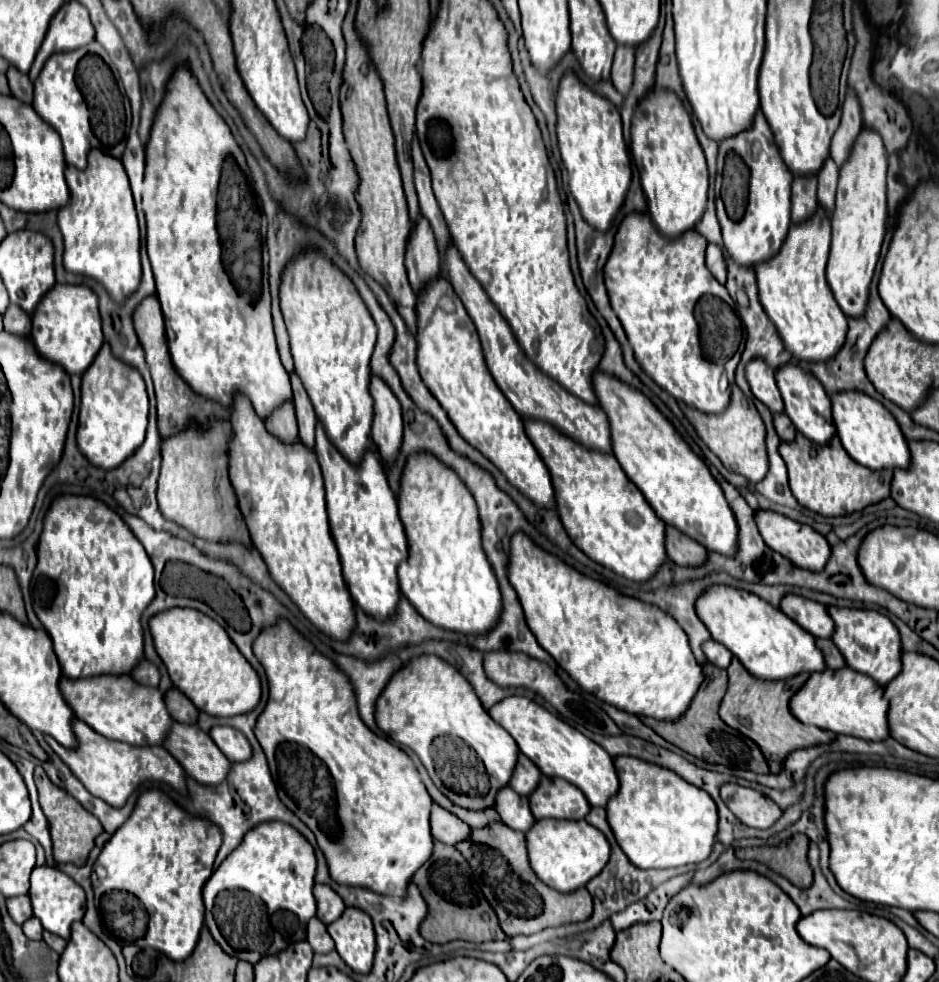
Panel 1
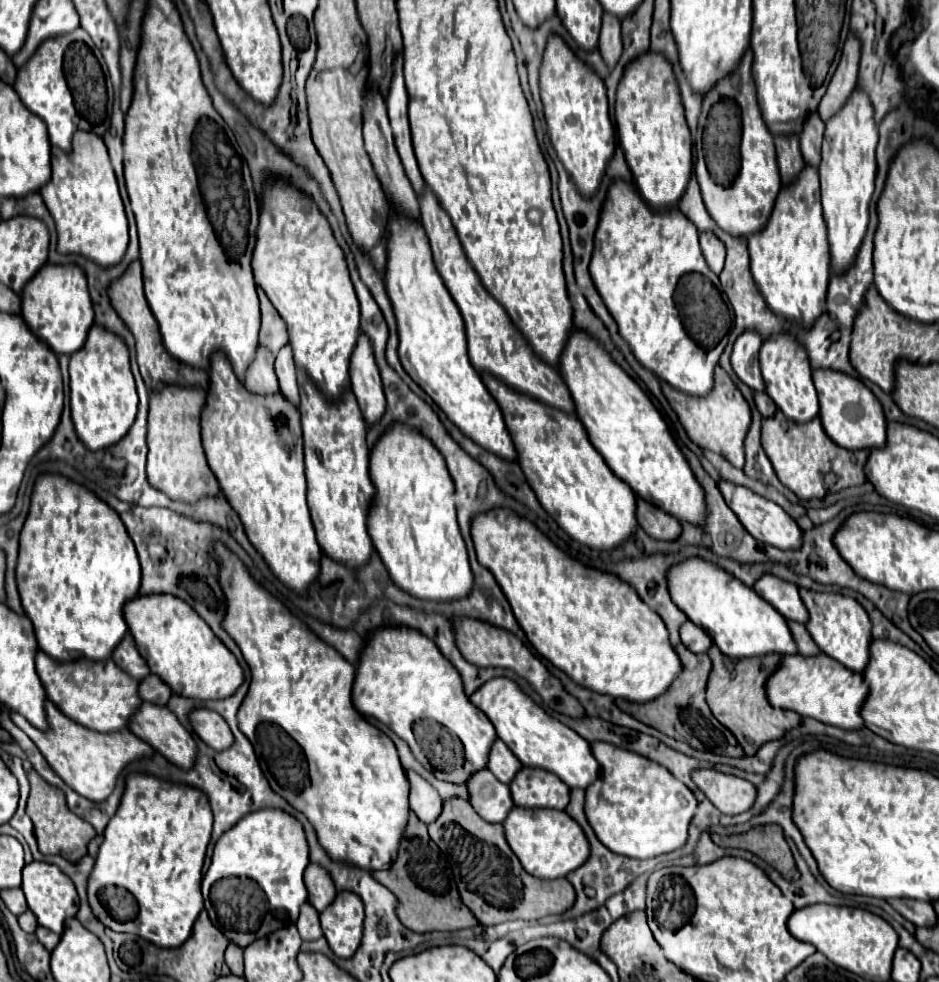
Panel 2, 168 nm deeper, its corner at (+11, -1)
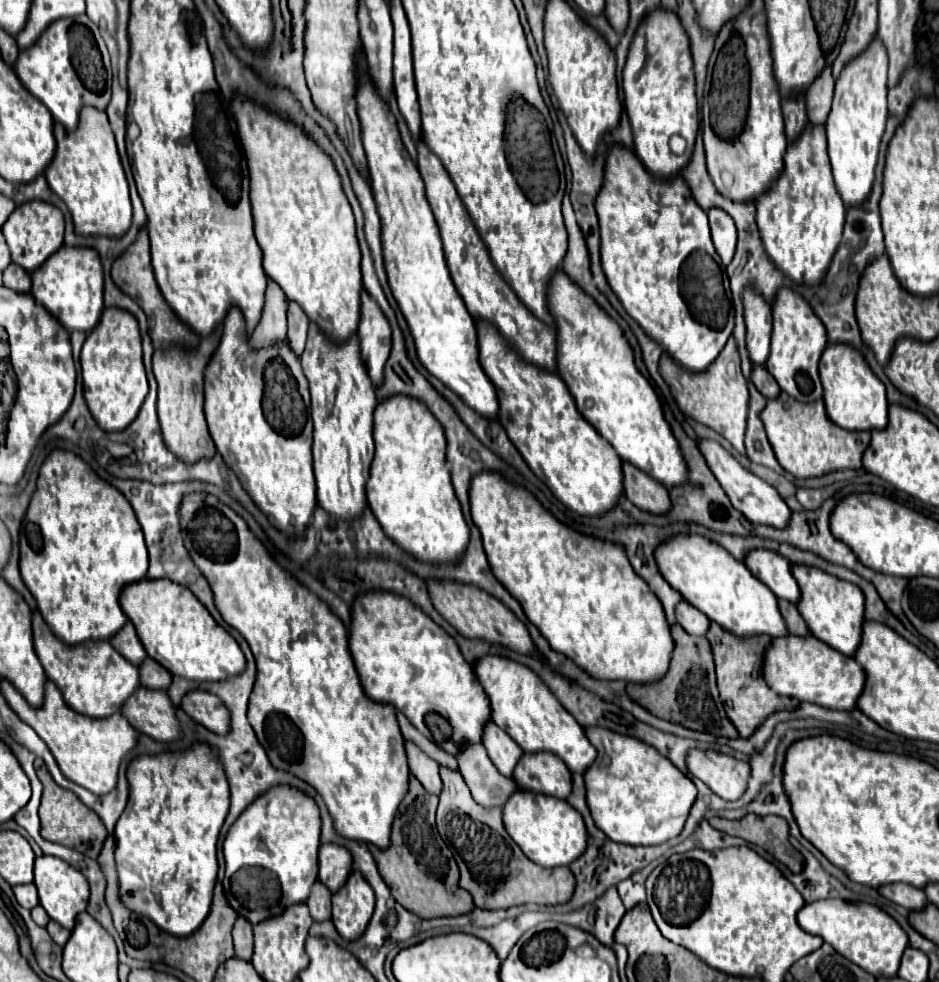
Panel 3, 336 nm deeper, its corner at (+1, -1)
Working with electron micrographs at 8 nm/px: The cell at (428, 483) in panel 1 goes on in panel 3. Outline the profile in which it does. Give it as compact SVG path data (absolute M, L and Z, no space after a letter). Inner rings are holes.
M391 395L375 407L375 457L367 481L367 503L381 523L383 531L405 551L421 561L445 563L457 561L469 543L469 529L461 513L461 505L451 487L451 477L445 467L445 435L441 423L429 413L423 401L409 395Z

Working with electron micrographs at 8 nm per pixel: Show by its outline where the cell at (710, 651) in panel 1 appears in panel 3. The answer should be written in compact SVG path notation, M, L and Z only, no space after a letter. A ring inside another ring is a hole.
M681 599L677 603L675 609L675 617L677 623L689 633L689 635L705 635L709 629L709 619L705 617L705 613L701 613L699 609L695 609L689 601Z

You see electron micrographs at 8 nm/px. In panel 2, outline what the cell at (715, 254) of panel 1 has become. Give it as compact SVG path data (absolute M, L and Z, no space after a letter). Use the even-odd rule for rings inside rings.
M701 233L699 241L701 241L701 251L703 251L703 257L705 257L709 269L715 275L719 275L723 269L723 261L725 261L723 243L713 233Z

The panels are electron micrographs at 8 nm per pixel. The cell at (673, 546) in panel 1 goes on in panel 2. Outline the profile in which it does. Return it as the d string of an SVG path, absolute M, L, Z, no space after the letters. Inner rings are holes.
M637 497L639 503L639 525L643 531L659 541L675 541L681 537L681 523L675 521L675 517L659 511L651 503Z

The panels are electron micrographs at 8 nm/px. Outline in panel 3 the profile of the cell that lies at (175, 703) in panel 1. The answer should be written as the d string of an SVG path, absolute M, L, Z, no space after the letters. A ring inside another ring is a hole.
M145 657L143 663L139 665L139 683L149 689L165 691L171 683L171 673L151 657Z

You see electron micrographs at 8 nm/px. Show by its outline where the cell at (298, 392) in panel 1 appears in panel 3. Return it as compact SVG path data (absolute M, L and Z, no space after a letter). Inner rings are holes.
M289 301L287 303L287 319L289 319L289 343L291 343L291 349L301 355L303 353L303 347L305 347L305 341L307 341L307 327L309 327L309 319L307 315L303 313L303 309Z

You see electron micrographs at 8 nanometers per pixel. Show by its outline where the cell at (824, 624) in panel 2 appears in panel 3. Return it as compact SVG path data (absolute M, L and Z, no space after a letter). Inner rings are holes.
M793 563L793 577L799 585L801 599L797 603L797 609L801 617L805 619L809 633L827 643L829 647L837 649L839 653L851 657L855 649L859 647L861 641L861 627L863 627L863 609L865 609L865 599L863 593L857 585L843 581L839 577L833 577L825 573L819 567L809 567L809 565L797 565Z

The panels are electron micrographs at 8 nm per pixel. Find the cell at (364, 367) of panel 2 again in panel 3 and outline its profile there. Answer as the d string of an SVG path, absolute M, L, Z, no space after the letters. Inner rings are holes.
M365 289L361 293L361 325L357 335L369 377L375 385L379 385L385 361L391 351L391 325L379 309L377 301Z

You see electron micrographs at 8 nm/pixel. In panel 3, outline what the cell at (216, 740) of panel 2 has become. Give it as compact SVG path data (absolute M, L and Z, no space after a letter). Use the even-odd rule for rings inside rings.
M189 691L181 699L181 709L197 723L215 733L229 731L229 711L221 705L221 699L207 691Z

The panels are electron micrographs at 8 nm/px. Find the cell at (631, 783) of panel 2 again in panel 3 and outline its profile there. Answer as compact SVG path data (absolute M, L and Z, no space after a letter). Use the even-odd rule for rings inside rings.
M587 727L585 737L597 749L597 759L583 773L587 805L595 825L611 841L627 845L659 845L677 837L697 797L693 781L667 757L661 757L655 747L639 739L601 727Z

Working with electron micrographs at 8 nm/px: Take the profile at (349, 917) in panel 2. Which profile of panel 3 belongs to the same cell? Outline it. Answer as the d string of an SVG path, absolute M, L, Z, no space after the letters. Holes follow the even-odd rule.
M351 871L345 885L333 895L333 923L345 939L357 939L373 915L375 893L359 871Z

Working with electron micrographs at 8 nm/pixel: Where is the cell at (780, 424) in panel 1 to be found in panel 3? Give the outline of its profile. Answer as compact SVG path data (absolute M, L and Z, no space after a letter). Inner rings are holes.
M765 365L753 367L753 371L751 371L751 381L753 381L753 385L755 385L767 399L777 397L779 385L777 385L777 381L769 375L769 371L765 369Z

